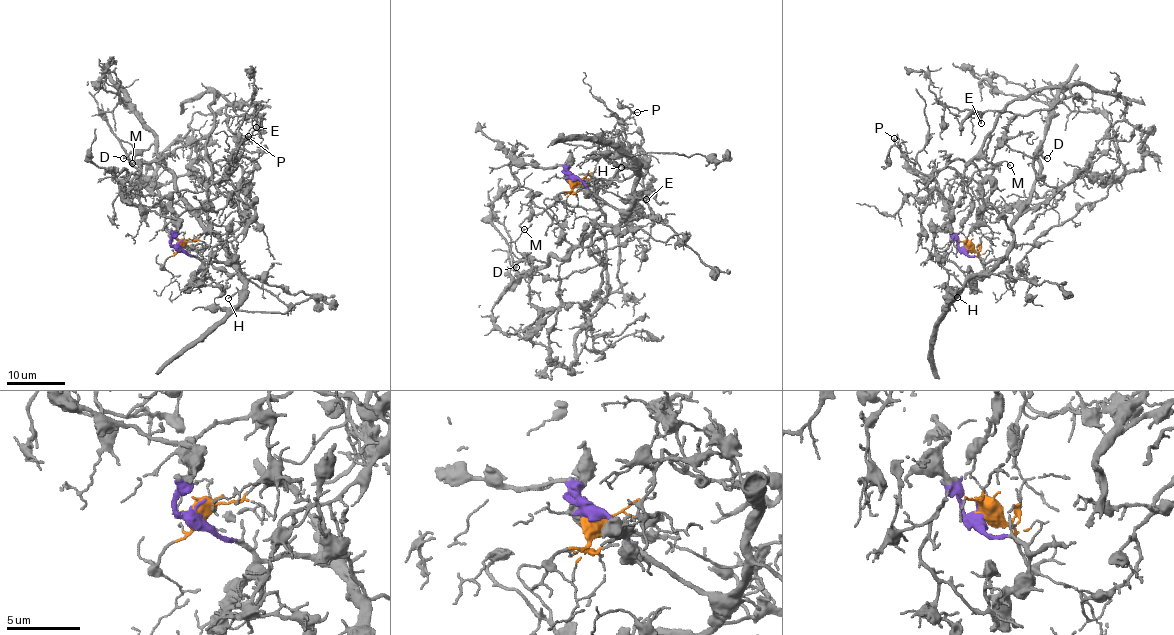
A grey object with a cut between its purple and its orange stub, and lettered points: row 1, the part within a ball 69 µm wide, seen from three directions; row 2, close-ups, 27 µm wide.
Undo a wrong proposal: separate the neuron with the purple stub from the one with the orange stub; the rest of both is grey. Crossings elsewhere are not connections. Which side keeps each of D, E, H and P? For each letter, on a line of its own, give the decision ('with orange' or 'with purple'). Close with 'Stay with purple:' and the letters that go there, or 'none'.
D: with purple
E: with orange
H: with purple
P: with orange
Stay with purple: D, H

